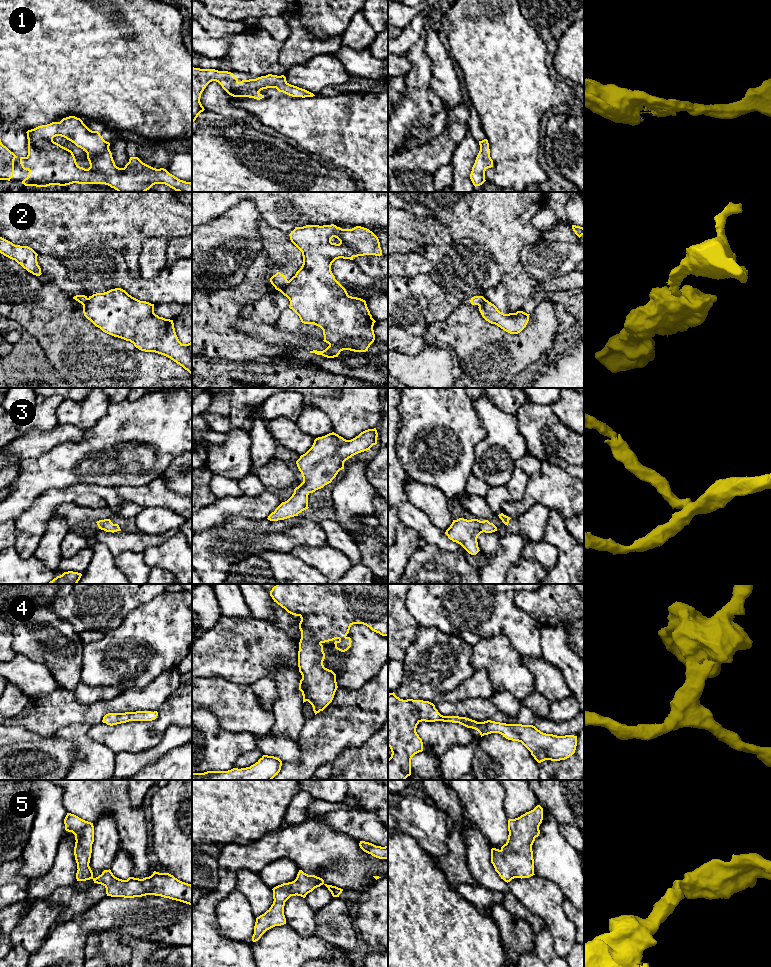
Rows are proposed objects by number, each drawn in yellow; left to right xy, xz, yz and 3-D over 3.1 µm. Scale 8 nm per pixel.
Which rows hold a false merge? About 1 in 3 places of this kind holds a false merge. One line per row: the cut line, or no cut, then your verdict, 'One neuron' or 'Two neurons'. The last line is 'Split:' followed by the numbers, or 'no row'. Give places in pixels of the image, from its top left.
1: No split. One neuron
2: Split along xz (288, 281), (279, 290). Two neurons
3: No split. One neuron
4: No split. One neuron
5: No split. One neuron
Split: 2

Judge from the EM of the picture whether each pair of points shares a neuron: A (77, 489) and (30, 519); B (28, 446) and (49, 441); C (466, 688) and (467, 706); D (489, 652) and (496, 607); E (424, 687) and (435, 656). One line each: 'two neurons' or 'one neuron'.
A: one neuron
B: one neuron
C: two neurons
D: two neurons
E: one neuron

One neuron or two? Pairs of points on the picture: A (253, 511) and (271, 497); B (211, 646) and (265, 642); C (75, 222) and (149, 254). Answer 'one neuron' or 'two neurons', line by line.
A: one neuron
B: one neuron
C: two neurons

